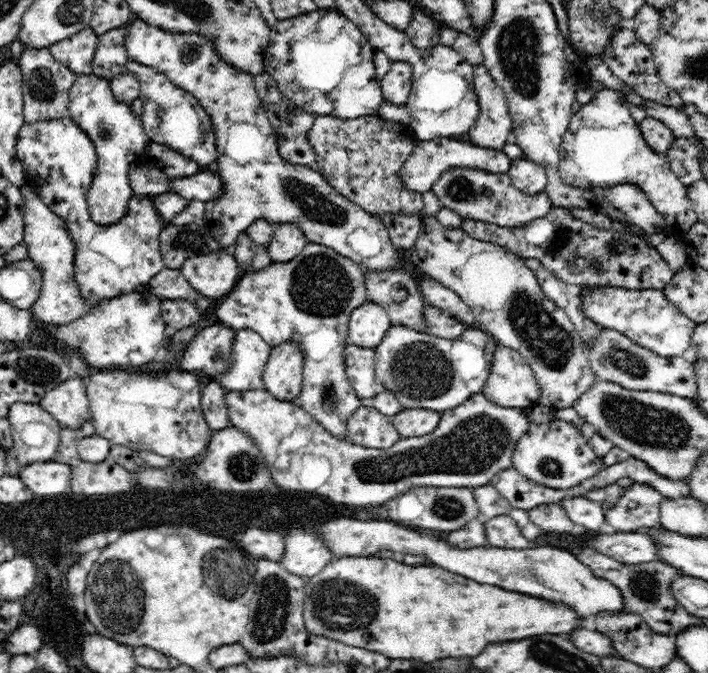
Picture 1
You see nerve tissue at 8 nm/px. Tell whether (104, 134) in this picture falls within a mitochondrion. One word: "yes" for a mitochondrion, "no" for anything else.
no

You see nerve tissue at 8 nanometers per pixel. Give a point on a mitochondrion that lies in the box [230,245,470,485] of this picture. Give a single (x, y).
(321, 287)

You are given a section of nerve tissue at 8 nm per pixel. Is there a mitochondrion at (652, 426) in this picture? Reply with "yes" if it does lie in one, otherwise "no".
yes

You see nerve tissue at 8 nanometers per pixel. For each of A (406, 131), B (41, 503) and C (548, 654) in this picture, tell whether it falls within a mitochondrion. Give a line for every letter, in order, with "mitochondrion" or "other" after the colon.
A: other
B: other
C: mitochondrion

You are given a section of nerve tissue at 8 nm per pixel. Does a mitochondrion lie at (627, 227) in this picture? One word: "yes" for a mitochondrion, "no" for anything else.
no

